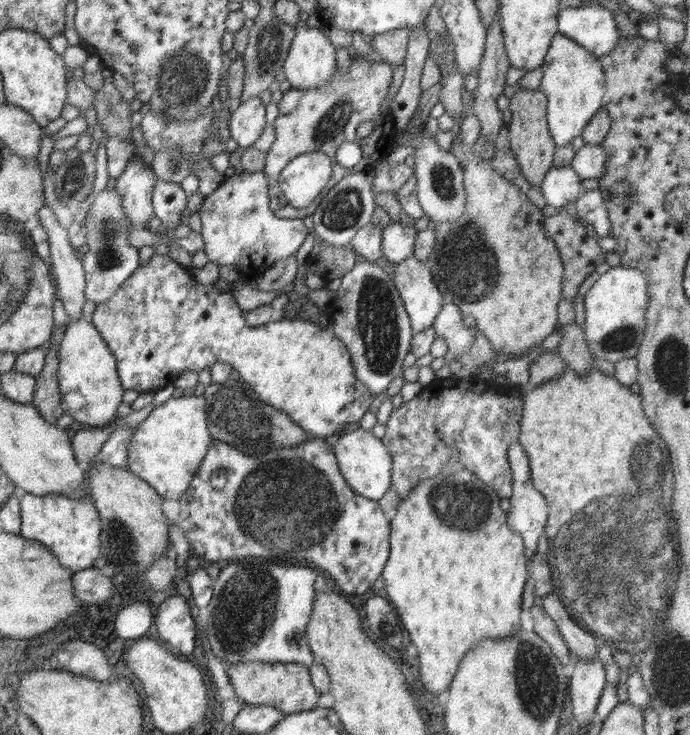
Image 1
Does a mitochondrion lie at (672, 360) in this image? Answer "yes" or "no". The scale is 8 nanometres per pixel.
yes

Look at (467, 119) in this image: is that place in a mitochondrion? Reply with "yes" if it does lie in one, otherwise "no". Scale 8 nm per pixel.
no

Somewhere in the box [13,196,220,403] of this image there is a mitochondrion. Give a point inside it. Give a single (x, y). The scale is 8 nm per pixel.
(107, 229)

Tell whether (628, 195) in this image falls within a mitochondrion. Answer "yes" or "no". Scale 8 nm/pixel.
no

